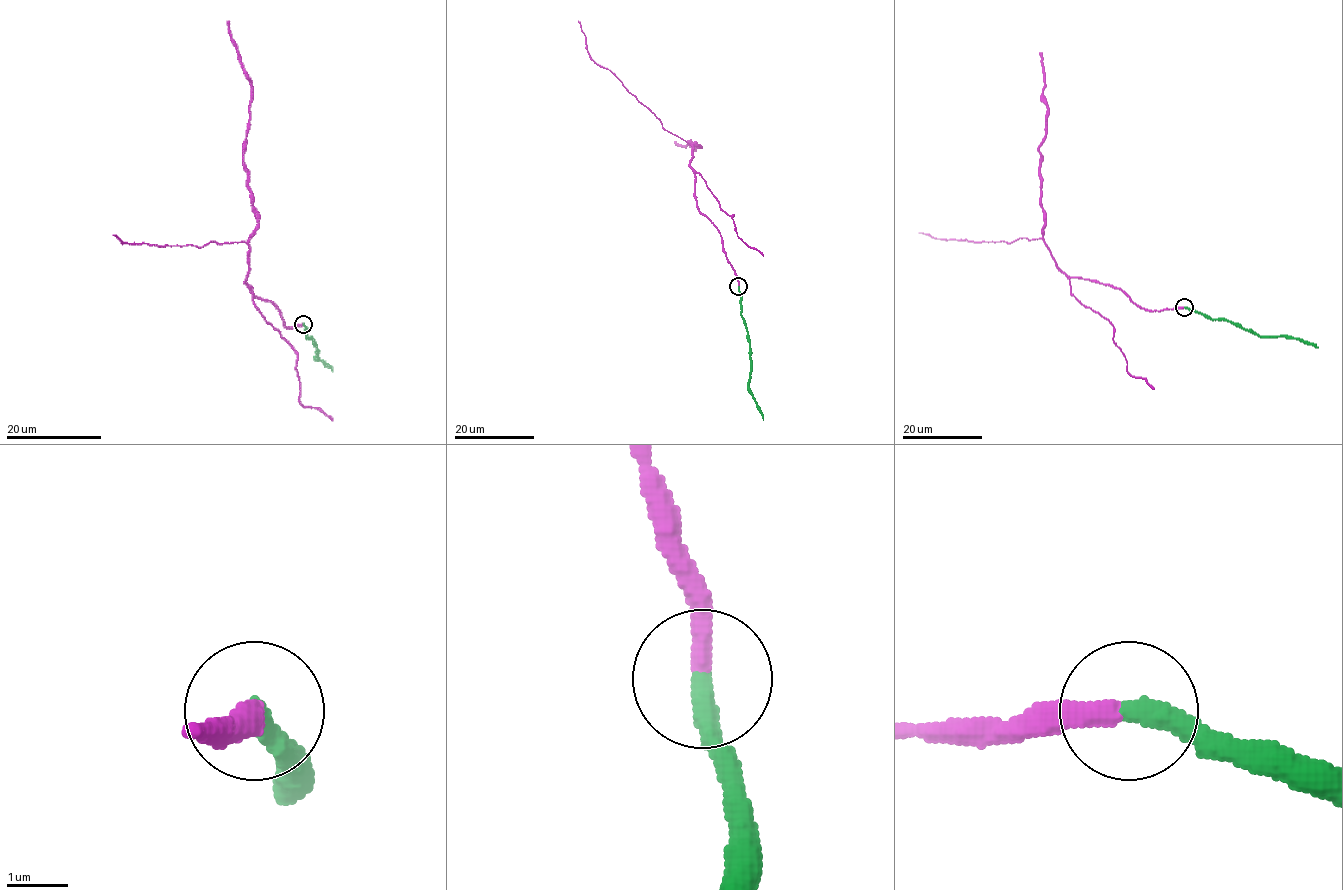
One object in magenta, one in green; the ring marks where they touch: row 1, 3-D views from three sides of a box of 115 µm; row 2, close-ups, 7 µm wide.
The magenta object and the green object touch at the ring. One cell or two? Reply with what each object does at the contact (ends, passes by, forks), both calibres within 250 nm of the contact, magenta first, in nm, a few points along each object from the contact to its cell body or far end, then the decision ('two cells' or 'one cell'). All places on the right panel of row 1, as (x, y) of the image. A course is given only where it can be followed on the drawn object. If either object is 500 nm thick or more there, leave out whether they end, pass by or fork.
magenta ends there; green ends there; 340 nm thick on the magenta side, 380 nm on the other; magenta runs (1184, 308), (1142, 309), (1119, 289), (1069, 278), (1057, 266), (1043, 233), (1039, 145), (1047, 101), (1039, 52); green runs (1184, 308), (1212, 319), (1237, 323), (1260, 336), (1290, 336), (1318, 348); one cell

